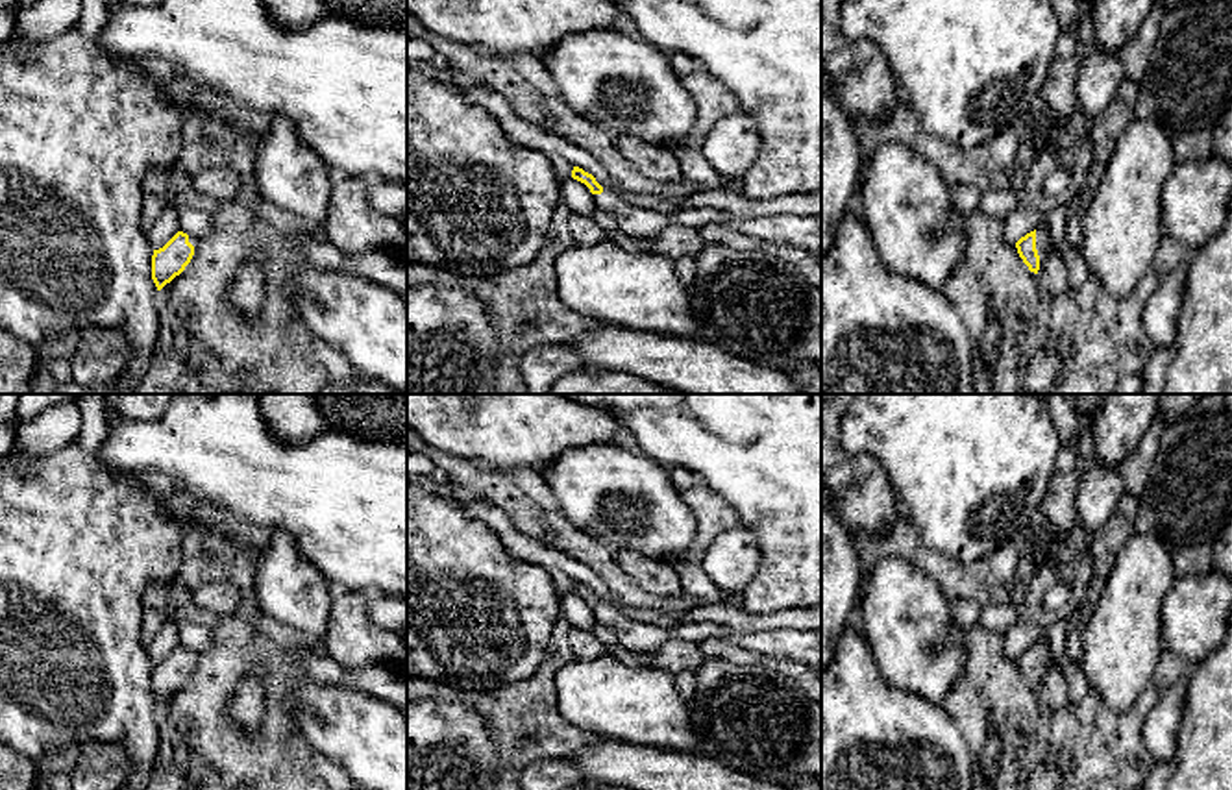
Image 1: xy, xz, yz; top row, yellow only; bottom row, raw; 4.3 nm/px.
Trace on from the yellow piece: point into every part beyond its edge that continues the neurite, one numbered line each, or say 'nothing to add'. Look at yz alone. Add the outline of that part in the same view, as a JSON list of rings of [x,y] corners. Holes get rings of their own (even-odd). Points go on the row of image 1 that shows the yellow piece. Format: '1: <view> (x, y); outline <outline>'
1: yz (1044, 241); outline [[[1041,224],[1036,229],[1036,250],[1038,250],[1038,255],[1040,255],[1040,266],[1041,266],[1043,259],[1047,257],[1051,244],[1053,244],[1053,241],[1051,241],[1049,229],[1047,229],[1045,224]]]

